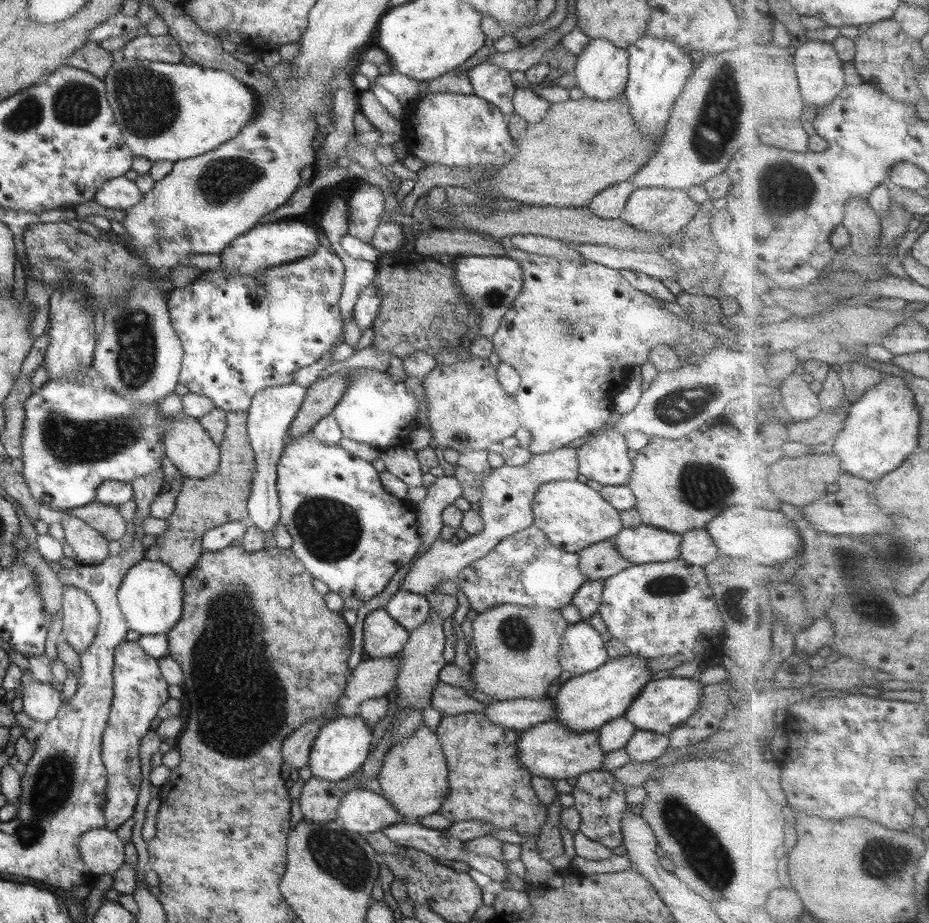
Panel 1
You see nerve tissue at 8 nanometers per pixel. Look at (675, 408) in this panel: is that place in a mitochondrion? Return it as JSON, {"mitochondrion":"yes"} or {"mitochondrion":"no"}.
{"mitochondrion":"yes"}

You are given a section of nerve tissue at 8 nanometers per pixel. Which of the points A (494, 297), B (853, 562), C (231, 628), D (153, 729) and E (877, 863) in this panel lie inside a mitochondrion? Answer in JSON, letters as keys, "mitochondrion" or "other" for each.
{"A":"mitochondrion","B":"mitochondrion","C":"mitochondrion","D":"other","E":"mitochondrion"}

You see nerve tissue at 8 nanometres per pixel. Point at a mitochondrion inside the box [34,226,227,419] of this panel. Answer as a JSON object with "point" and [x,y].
{"point":[135,338]}

